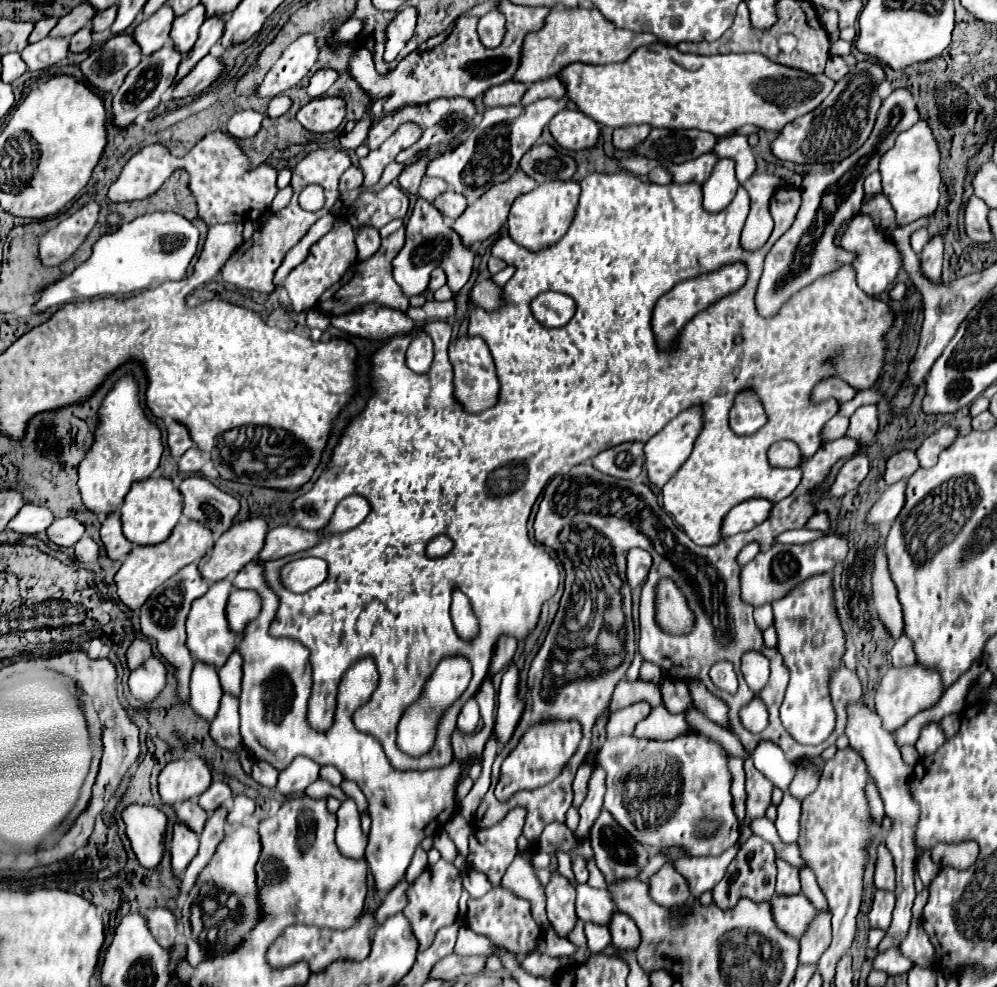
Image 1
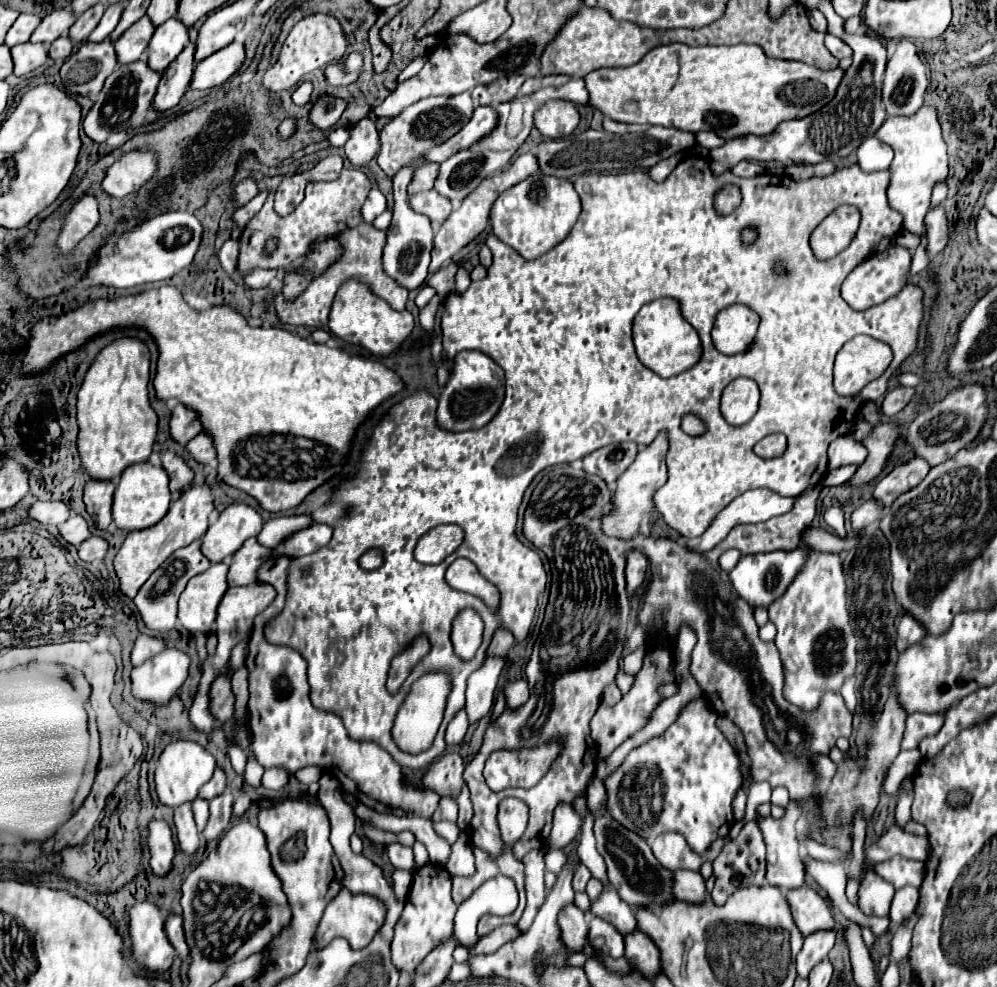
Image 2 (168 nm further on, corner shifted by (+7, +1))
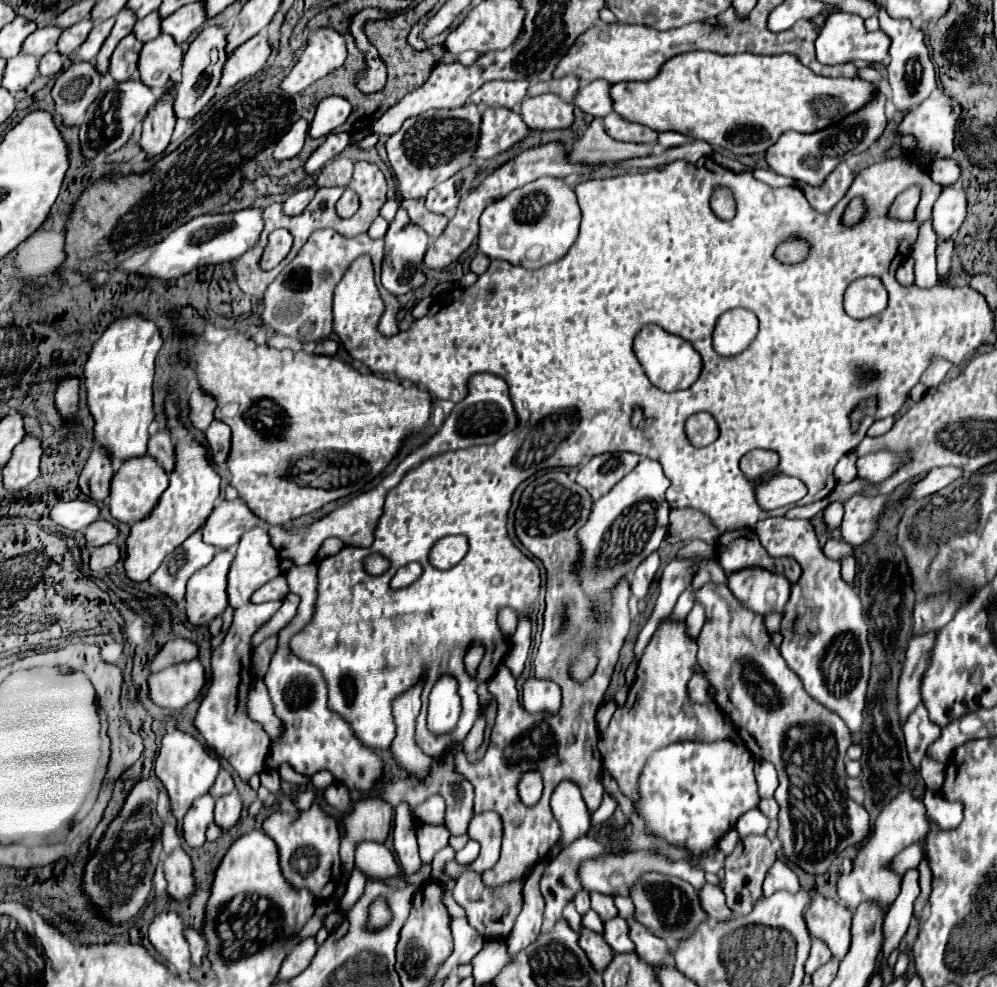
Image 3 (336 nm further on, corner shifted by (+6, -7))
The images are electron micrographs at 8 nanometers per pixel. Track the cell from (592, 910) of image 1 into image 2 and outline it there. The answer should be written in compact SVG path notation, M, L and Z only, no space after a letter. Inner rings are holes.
M605 888L597 900L591 902L591 914L599 916L603 920L607 920L609 924L613 924L621 934L631 932L637 928L635 924L635 916L633 916L633 908L629 904L625 904L617 892L613 892L613 888Z

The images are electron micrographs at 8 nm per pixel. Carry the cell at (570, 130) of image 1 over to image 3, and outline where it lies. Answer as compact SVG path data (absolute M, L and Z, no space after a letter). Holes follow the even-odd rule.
M540 94L522 102L520 116L532 130L556 130L568 128L574 122L572 110L574 106L558 94Z

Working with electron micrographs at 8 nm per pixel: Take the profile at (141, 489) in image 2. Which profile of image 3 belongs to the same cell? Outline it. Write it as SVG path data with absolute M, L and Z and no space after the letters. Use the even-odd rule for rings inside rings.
M148 454L120 462L118 470L114 472L108 496L108 506L112 516L120 522L134 524L134 520L140 520L142 516L146 516L146 512L150 512L150 508L154 508L154 502L158 502L158 496L162 496L166 484L168 484L166 470L162 468L162 464L158 464L158 460L154 460Z

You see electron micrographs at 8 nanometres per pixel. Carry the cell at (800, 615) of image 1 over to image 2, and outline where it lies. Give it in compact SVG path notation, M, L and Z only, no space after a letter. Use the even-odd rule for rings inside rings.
M813 552L785 594L769 606L769 620L777 626L775 646L785 670L783 696L805 714L815 712L825 692L839 692L843 680L855 672L855 636L849 628L845 588L841 556Z

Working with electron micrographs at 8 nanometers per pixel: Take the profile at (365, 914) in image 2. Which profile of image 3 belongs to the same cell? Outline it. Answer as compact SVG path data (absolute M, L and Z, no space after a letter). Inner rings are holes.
M378 900L378 904L370 908L370 928L378 928L378 924L386 924L386 920L390 920L390 912L386 912L386 904Z

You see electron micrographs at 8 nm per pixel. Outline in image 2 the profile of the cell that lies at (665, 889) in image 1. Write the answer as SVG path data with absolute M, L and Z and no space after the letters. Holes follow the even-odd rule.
M675 870L673 872L673 886L671 894L675 900L683 902L701 902L705 896L705 880L699 872L687 872L687 870Z

